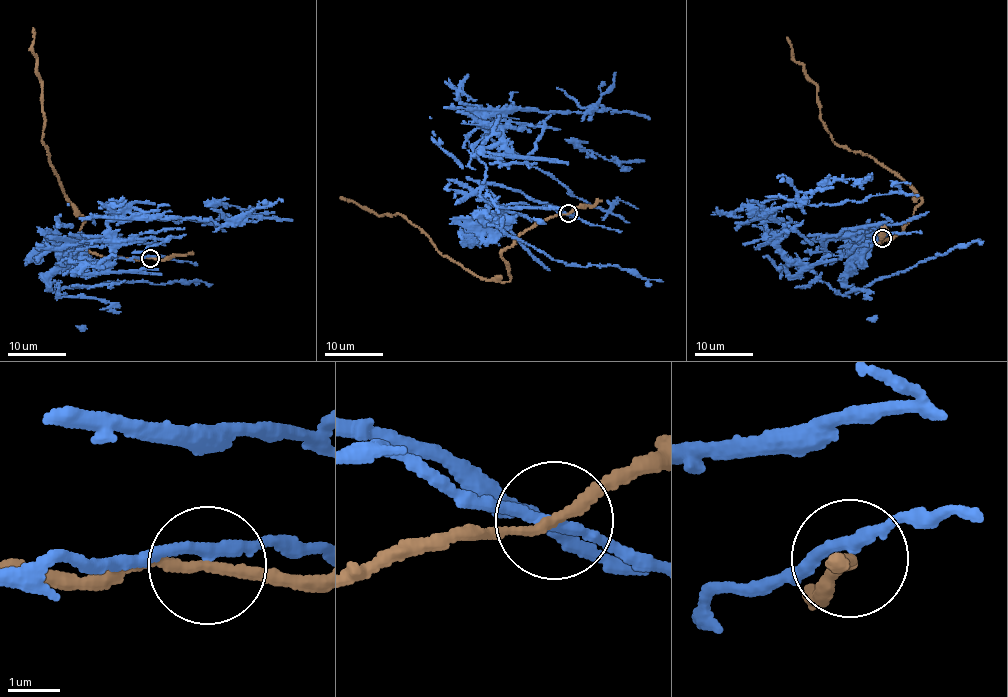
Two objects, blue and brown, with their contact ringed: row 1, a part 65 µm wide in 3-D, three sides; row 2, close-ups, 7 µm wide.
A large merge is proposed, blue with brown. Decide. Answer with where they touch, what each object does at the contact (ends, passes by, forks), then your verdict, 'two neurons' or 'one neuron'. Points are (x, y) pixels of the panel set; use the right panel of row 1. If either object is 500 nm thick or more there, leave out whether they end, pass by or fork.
(882, 238) | blue passes by | brown passes by | two neurons

